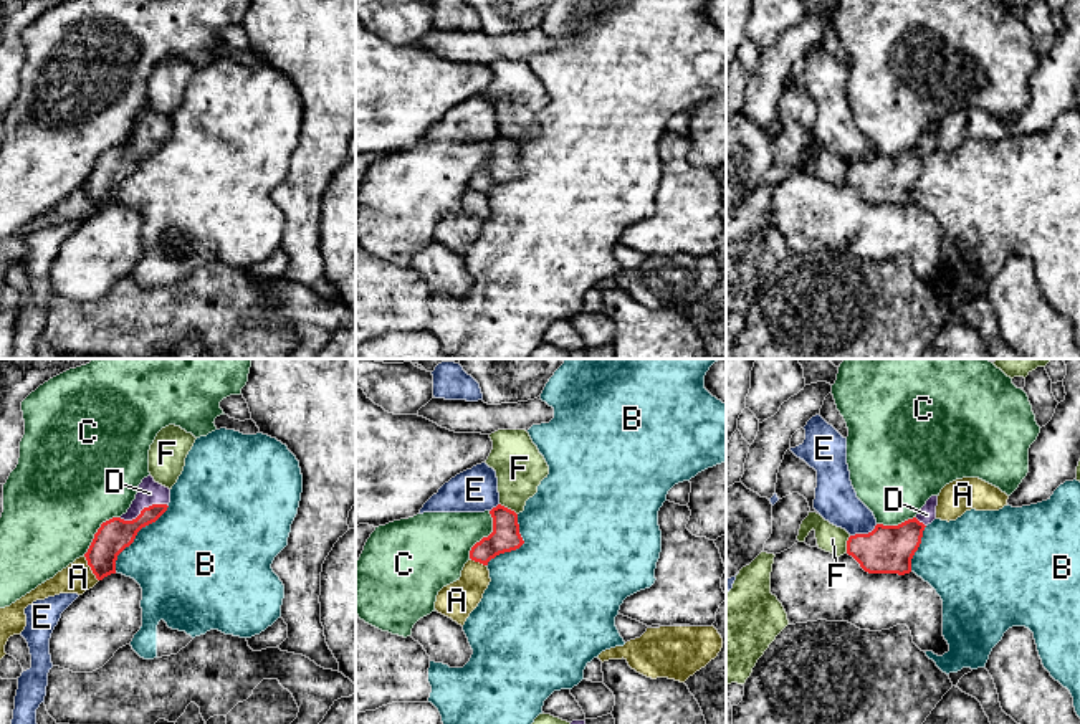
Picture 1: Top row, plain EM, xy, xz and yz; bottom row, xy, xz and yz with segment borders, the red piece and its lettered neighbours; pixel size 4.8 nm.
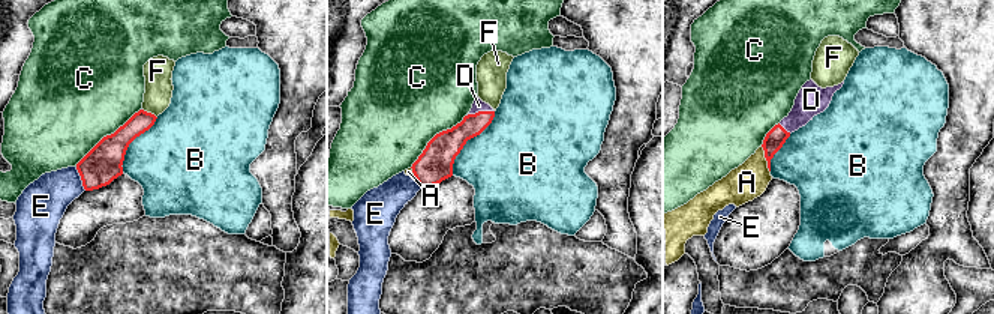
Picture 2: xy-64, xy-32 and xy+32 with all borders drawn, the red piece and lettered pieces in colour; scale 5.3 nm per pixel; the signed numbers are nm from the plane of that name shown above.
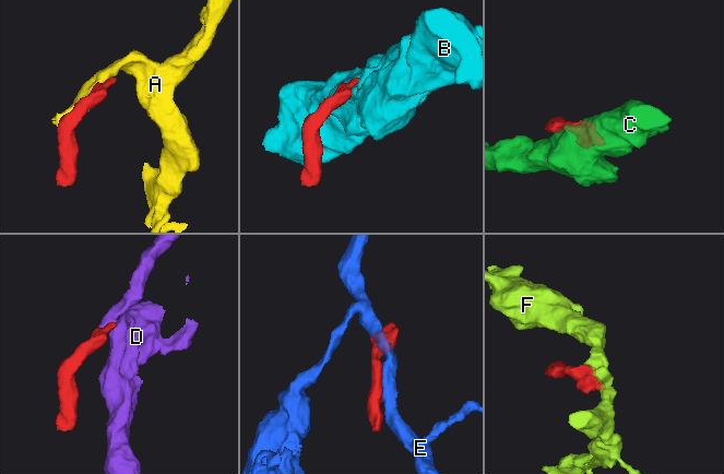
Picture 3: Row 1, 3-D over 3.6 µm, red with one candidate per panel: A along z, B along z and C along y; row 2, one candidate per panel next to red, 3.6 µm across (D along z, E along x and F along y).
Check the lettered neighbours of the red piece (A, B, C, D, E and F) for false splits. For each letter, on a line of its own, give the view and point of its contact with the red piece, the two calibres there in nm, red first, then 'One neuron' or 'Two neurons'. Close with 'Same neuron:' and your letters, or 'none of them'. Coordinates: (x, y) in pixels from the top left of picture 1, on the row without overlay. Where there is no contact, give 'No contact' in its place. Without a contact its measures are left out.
A: Touches red at xy (91, 199). Thickness 160 nm (red) against 150 nm. Two neurons
B: Touches red at xy (136, 164). Thickness 160 nm (red) against 460 nm. Two neurons
C: Touches red at xz (485, 167). Thickness 140 nm (red) against 340 nm. Two neurons
D: Touches red at xy (143, 139). Thickness 160 nm (red) against 120 nm. One neuron
E: Touches red at yz (864, 164). Thickness 240 nm (red) against 200 nm. Two neurons
F: Touches red at xz (506, 138). Thickness 140 nm (red) against 240 nm. Two neurons
Same neuron: D

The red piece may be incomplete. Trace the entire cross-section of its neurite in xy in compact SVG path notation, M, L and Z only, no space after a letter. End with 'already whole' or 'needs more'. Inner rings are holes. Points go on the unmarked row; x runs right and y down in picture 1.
M149 104L139 114L127 142L101 154L84 183L98 210L116 203L117 185L134 172L142 157L155 152L167 141L169 132L170 119L155 112Z; needs more

